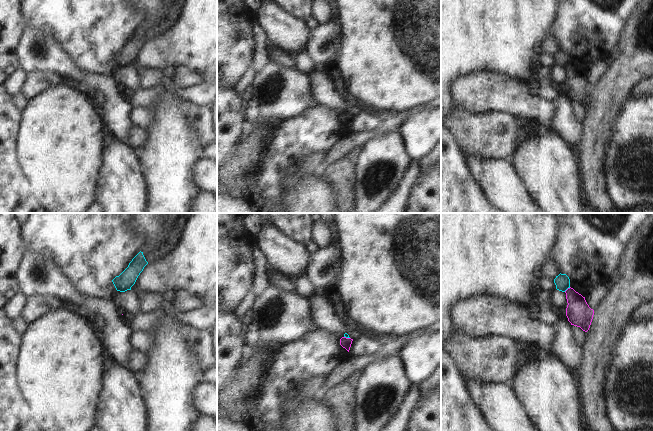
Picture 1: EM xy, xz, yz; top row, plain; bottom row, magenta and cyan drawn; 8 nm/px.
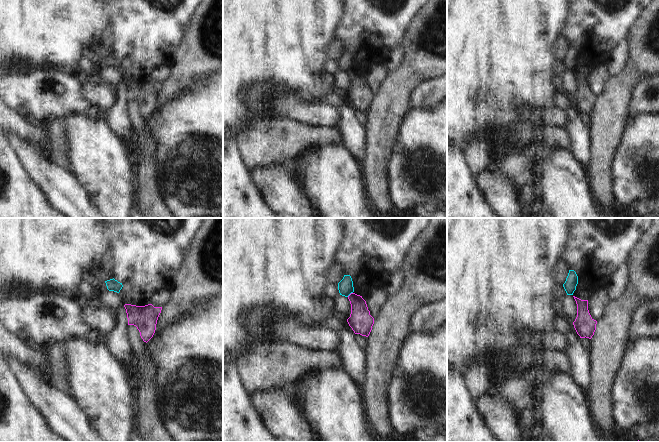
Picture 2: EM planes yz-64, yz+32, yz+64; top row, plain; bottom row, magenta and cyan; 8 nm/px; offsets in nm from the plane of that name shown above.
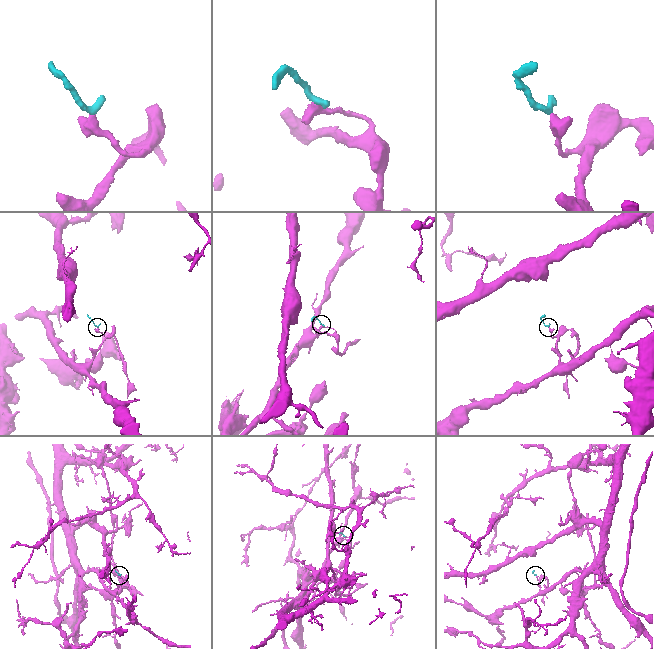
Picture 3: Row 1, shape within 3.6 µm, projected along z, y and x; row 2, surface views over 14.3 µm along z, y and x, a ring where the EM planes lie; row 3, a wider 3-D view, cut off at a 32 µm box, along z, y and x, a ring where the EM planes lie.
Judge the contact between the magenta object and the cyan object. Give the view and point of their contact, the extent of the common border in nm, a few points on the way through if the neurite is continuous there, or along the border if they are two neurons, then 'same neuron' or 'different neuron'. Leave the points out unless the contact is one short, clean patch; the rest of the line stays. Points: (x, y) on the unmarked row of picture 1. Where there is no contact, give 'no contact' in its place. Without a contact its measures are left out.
contact yz (568, 64); length 70 nm; border yz (570, 63), (564, 67); different neuron

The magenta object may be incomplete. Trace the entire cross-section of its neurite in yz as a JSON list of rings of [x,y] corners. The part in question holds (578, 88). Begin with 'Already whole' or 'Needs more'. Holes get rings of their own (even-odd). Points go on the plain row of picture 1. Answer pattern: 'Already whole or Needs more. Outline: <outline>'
Already whole. Outline: [[[568,64],[566,67],[567,84],[566,92],[571,101],[580,103],[587,108],[590,104],[594,86],[589,83],[585,73],[576,68],[573,64]]]

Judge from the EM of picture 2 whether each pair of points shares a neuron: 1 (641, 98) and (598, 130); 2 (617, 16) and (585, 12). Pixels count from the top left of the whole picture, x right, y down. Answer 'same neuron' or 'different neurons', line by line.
1: different neurons
2: same neuron

